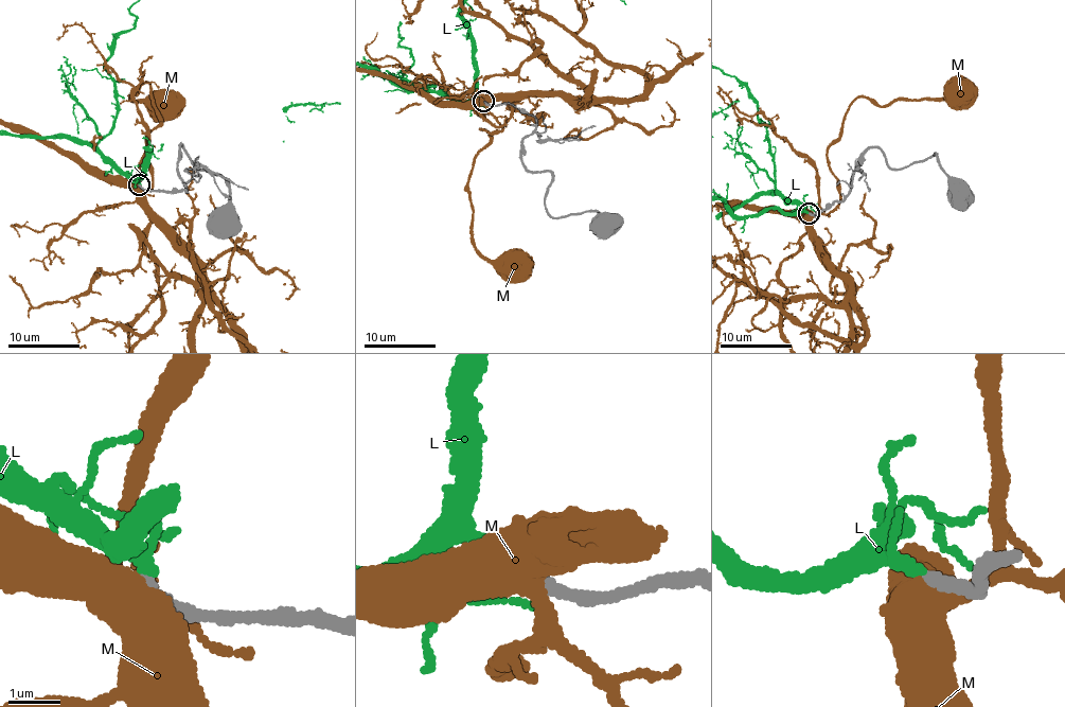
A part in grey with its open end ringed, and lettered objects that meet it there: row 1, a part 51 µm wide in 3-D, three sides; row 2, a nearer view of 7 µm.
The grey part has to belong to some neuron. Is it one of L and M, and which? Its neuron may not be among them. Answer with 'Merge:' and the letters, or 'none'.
Merge: L

